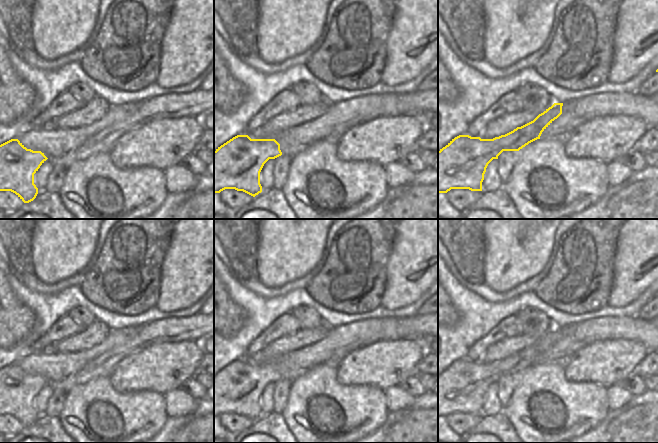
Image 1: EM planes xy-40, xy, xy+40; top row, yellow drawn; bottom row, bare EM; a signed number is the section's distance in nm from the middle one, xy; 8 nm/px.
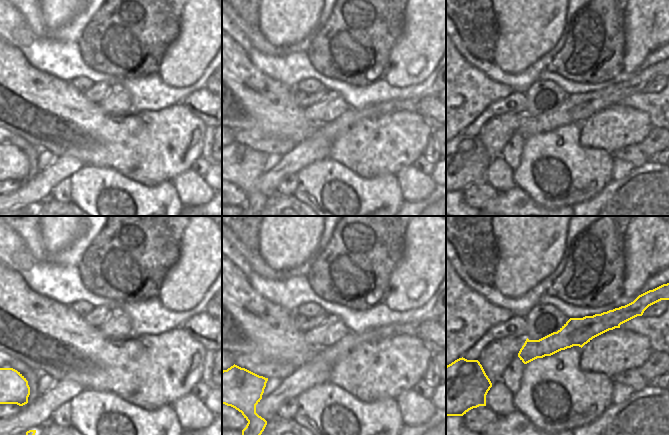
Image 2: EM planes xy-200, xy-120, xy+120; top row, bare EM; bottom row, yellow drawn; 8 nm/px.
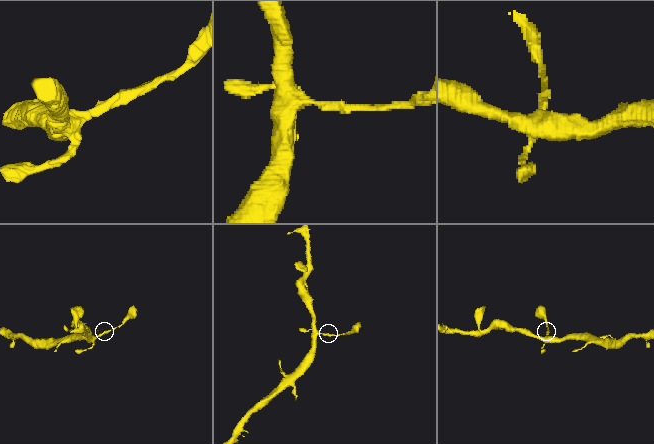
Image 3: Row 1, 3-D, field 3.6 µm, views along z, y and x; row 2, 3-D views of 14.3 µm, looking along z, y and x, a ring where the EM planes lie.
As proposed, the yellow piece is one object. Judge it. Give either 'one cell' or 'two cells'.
one cell

